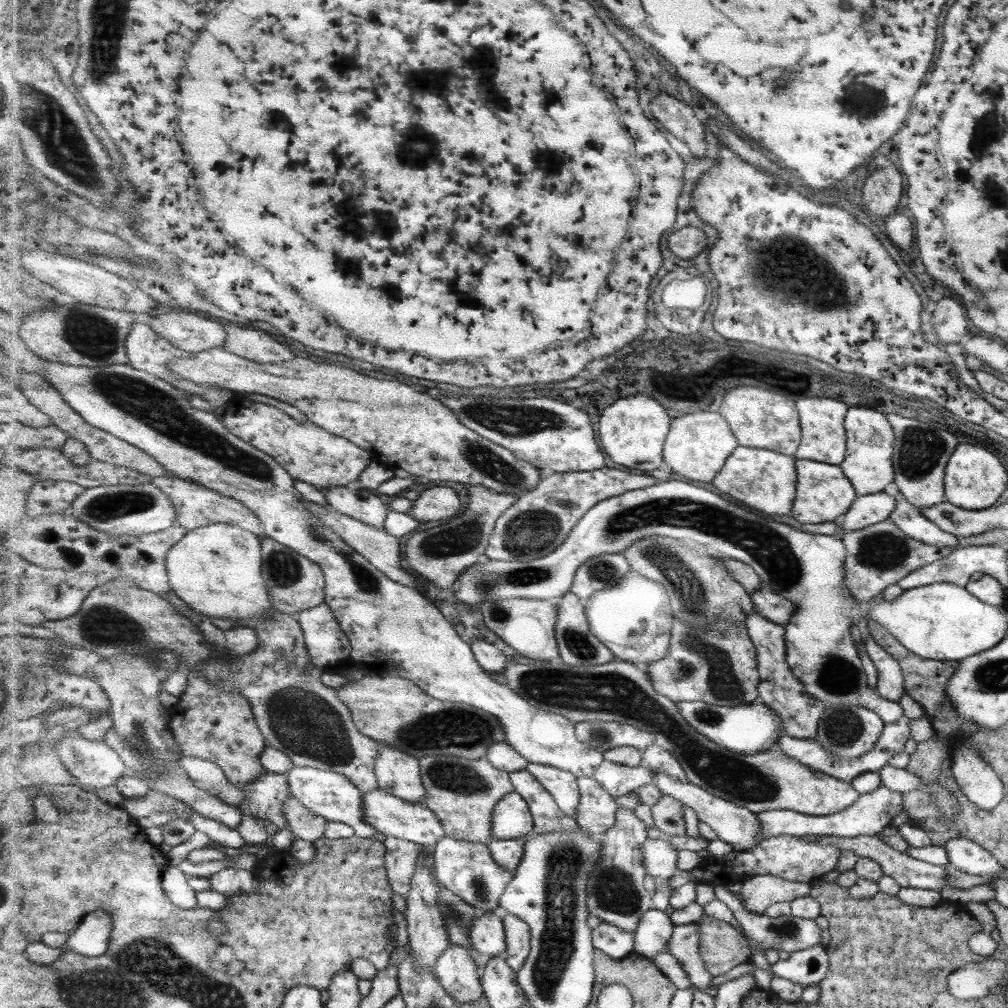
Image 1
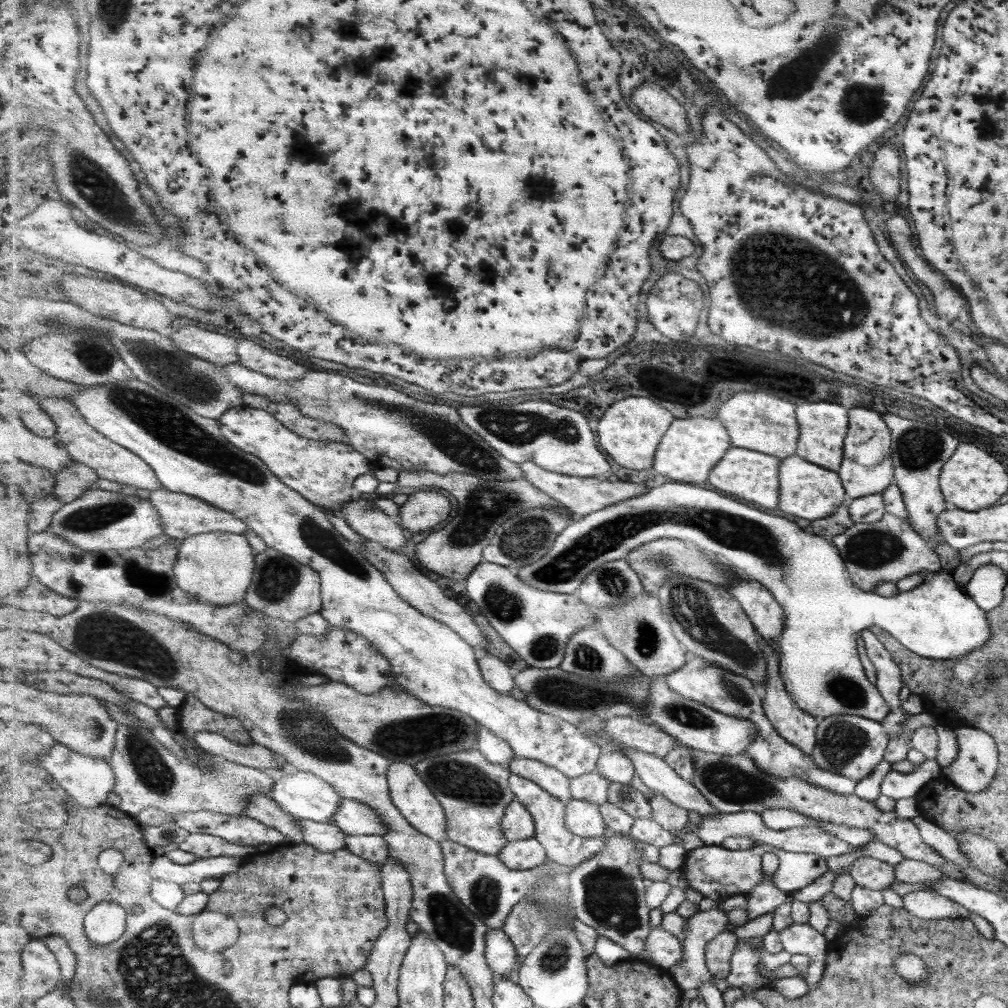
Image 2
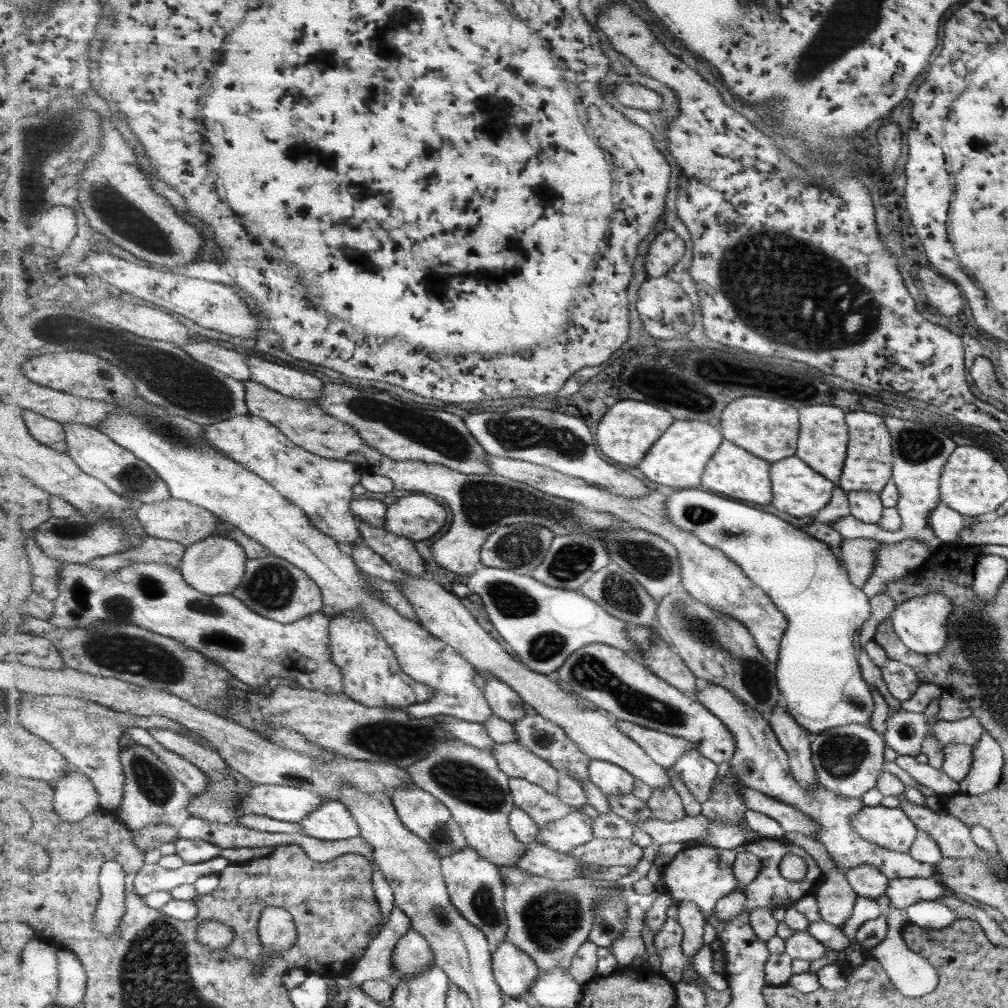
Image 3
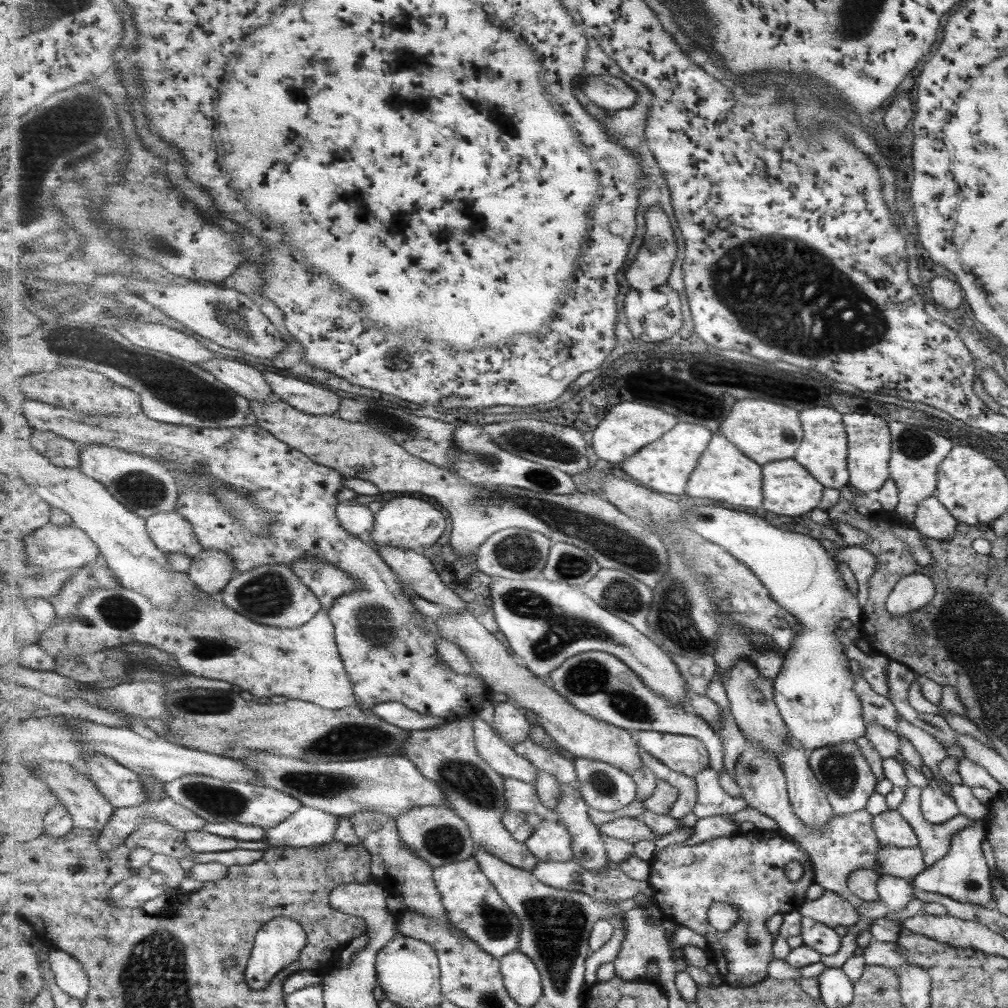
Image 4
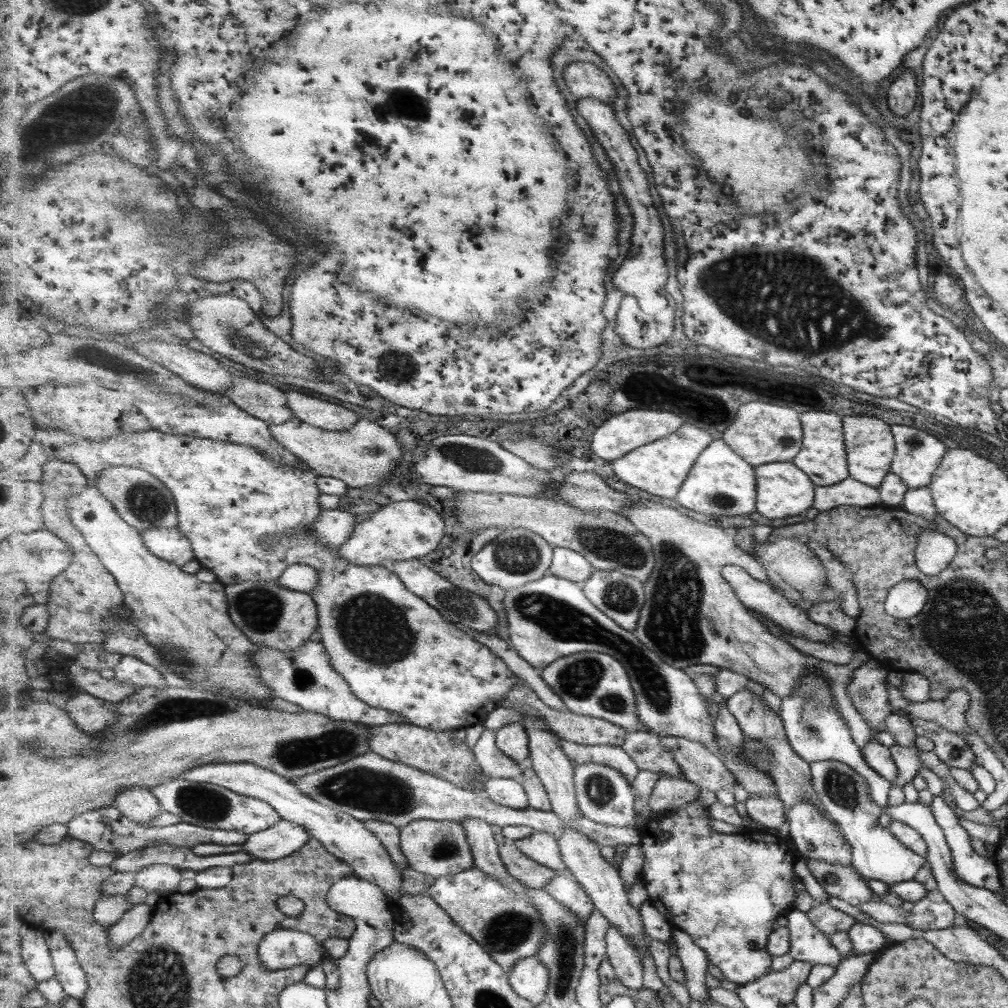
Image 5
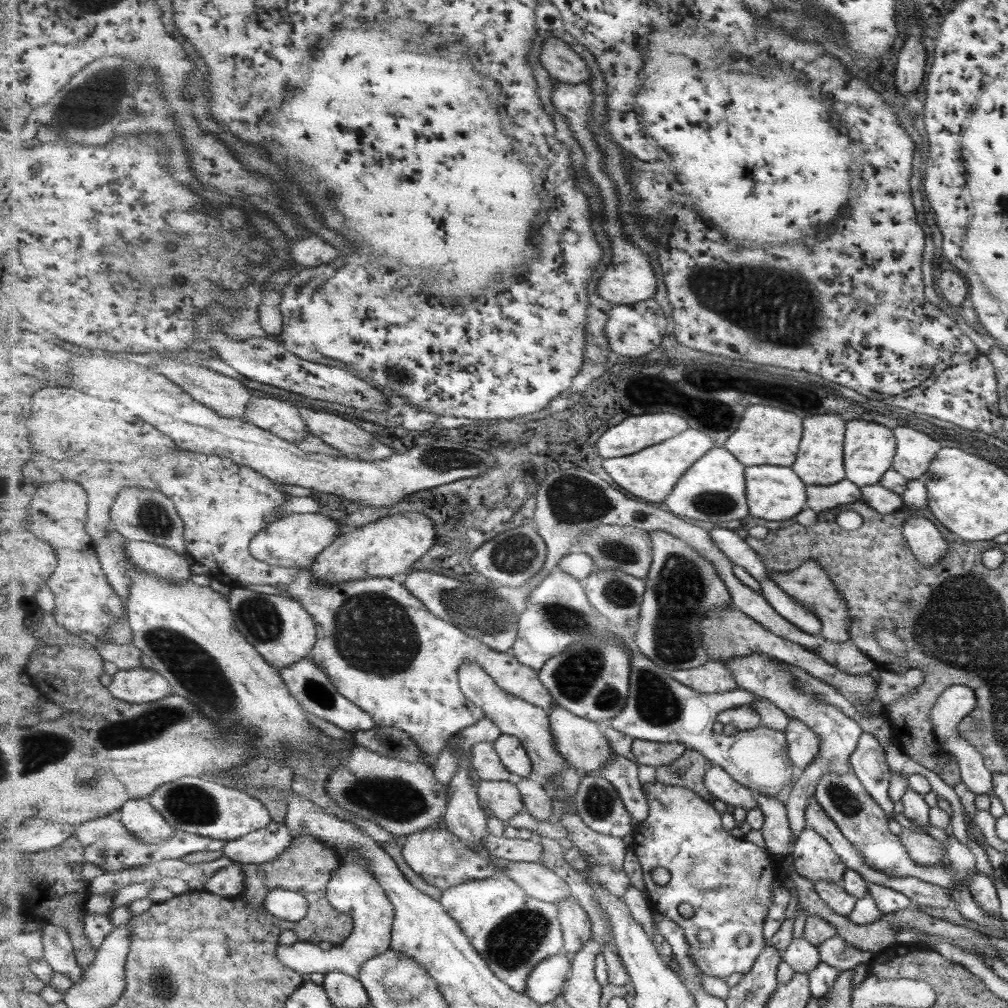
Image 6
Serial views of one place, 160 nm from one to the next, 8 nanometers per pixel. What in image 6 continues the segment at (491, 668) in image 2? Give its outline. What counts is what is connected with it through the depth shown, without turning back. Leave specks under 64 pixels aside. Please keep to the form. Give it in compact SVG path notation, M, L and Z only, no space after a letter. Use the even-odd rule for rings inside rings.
M502 734L495 742L494 749L499 753L503 764L509 772L527 778L533 776L533 764L530 753L523 748L522 740L518 736Z

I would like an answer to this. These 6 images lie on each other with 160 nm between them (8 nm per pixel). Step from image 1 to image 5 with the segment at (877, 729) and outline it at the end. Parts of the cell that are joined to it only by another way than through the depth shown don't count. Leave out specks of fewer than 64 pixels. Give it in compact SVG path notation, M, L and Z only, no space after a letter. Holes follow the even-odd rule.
M825 759L808 762L810 767L810 785L814 789L815 796L818 797L819 804L823 806L824 812L830 820L839 826L843 832L843 837L850 846L850 864L853 869L858 870L859 875L865 879L879 880L887 885L912 880L923 865L923 857L914 854L912 850L904 848L893 836L883 832L877 826L877 816L880 808L872 801L869 787L866 780L850 765L843 764L834 759Z

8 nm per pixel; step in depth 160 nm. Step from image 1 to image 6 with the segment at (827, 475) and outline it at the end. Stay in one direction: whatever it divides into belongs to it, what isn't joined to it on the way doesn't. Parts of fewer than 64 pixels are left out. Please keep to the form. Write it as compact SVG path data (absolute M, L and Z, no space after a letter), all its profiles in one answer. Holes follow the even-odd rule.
M761 465L747 468L747 500L750 514L765 520L789 521L806 506L806 484L791 466Z

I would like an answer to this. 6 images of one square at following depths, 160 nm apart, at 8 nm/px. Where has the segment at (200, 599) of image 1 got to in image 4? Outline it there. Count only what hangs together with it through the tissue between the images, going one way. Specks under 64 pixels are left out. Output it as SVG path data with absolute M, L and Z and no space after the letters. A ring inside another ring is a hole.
M202 549L199 556L193 556L192 567L187 574L209 597L219 597L222 590L236 574L234 560L222 550Z

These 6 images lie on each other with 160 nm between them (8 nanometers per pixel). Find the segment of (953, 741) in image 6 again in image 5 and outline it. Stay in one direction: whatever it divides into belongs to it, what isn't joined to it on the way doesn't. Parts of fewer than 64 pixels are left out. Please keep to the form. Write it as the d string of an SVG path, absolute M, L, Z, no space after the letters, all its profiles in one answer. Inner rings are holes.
M886 680L888 703L894 714L905 715L909 719L922 718L932 720L941 728L962 736L965 730L970 730L964 722L964 712L968 707L968 694L963 689L955 689L946 694L941 700L911 702L900 696L897 687Z

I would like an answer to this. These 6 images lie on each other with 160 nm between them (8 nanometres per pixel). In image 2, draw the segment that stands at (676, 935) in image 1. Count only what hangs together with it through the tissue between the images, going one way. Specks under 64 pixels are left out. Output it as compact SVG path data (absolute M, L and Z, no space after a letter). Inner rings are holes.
M720 908L697 911L687 919L683 960L668 970L683 991L698 988L714 977L706 963L706 949L727 924L727 913Z

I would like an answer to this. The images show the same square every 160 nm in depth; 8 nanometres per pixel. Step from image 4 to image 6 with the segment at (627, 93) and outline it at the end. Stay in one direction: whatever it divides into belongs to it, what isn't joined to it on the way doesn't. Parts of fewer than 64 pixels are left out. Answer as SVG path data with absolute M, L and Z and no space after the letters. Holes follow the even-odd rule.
M551 38L545 42L541 62L553 74L553 78L561 82L579 84L591 80L591 70L587 62L575 50L571 50L567 42L559 38Z

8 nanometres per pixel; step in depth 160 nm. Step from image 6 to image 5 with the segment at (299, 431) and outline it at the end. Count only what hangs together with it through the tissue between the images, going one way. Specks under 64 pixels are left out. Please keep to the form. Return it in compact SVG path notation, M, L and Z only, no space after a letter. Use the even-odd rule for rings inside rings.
M233 376L231 389L225 391L231 401L245 412L271 424L285 424L294 417L286 392L264 380Z

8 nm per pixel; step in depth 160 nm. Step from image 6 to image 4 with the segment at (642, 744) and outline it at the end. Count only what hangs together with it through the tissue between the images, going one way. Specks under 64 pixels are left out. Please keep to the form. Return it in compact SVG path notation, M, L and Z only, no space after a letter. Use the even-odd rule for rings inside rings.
M639 745L639 748L645 766L650 768L659 779L666 780L679 789L679 801L668 814L675 819L682 819L687 814L693 813L699 798L696 778L669 768L662 760L643 749L643 746Z

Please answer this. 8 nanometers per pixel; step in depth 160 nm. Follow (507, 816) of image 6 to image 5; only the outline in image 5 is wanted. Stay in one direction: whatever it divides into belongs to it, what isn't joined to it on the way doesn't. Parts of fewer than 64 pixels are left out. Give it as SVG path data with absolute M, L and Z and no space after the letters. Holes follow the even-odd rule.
M489 778L484 788L485 795L495 803L515 809L530 808L526 788L517 779Z

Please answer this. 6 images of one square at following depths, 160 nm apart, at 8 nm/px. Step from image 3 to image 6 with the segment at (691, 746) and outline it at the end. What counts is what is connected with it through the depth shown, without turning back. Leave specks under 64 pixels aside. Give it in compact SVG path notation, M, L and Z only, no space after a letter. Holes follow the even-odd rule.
M713 764L707 771L706 787L716 799L729 804L734 809L742 808L747 812L758 808L758 800L755 793L735 780L722 766Z

